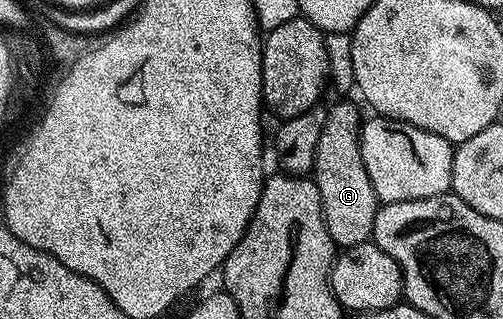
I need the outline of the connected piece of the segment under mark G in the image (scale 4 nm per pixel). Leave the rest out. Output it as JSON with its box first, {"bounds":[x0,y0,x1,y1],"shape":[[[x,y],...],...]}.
{"bounds":[312,104,380,249],"shape":[[[338,104],[334,109],[331,107],[326,114],[324,130],[320,130],[320,146],[316,146],[316,162],[312,179],[320,190],[326,229],[339,249],[365,244],[373,237],[376,214],[380,207],[376,190],[372,190],[372,182],[368,178],[368,170],[364,170],[364,162],[360,158],[360,134],[363,119],[363,113],[358,113],[358,108],[354,104]]]}

